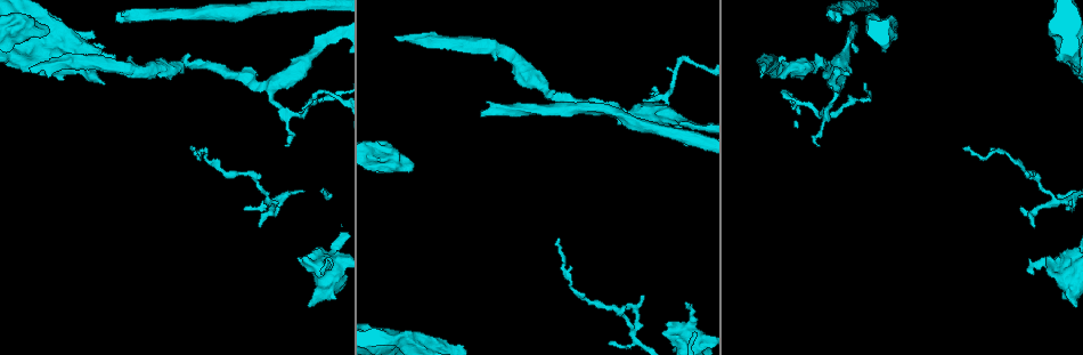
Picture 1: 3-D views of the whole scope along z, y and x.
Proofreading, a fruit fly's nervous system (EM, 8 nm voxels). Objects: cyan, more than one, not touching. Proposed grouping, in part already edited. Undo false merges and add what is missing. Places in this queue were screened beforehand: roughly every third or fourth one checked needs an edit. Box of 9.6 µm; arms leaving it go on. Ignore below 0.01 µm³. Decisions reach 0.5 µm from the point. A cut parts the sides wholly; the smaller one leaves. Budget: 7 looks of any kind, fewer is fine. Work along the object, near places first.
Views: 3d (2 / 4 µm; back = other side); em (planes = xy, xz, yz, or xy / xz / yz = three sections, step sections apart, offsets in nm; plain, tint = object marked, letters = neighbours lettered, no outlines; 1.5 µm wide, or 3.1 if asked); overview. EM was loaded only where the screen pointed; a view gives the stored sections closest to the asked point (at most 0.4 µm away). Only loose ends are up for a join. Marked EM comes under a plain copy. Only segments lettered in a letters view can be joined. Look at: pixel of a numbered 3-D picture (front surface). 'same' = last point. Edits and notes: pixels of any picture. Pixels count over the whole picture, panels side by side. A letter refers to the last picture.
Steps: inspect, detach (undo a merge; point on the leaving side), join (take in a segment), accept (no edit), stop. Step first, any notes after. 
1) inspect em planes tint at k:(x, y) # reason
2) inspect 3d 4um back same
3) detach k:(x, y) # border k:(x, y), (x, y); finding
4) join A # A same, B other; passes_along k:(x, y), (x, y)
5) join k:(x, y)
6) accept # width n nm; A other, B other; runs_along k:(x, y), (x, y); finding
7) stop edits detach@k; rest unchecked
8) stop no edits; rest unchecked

inspect em yz step 4 letters at 1:(608, 344) # branch stops here

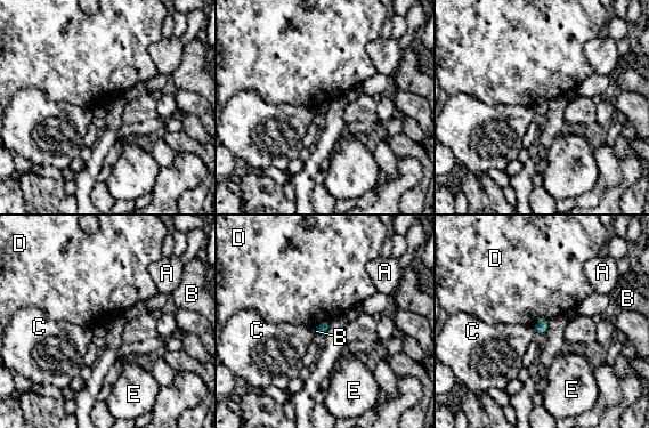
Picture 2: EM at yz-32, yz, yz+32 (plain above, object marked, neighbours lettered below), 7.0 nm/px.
inspect em xz step 4 letters same

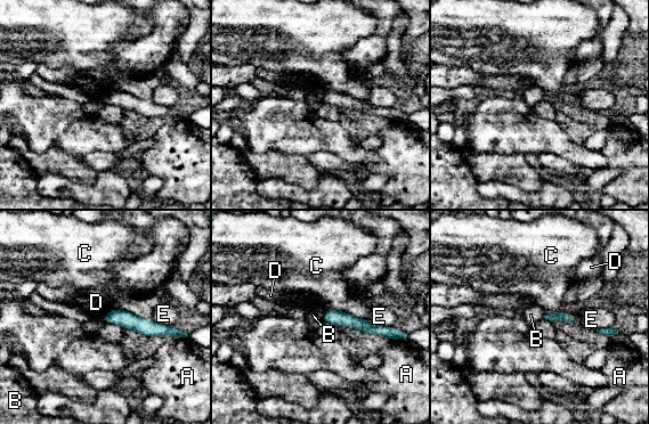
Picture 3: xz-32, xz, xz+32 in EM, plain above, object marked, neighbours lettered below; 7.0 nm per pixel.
accept # A other, B other, C other, D other, E other; runs_along 3:(107, 317), (169, 332); none of them fits

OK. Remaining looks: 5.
inspect 3d 4um at 1:(840, 20) # branch stops here

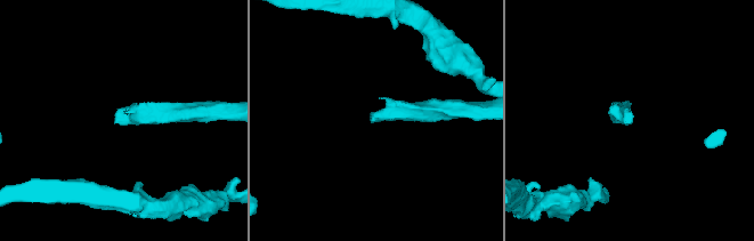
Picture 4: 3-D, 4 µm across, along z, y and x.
inspect em xz step 8 tint at 4:(625, 122) # shape alone is not enough

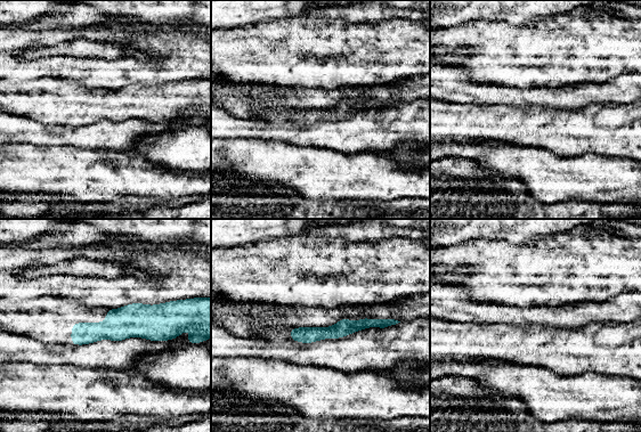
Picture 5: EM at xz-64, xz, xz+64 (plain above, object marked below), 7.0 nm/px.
inspect em xz step 8 letters same # what lies round it

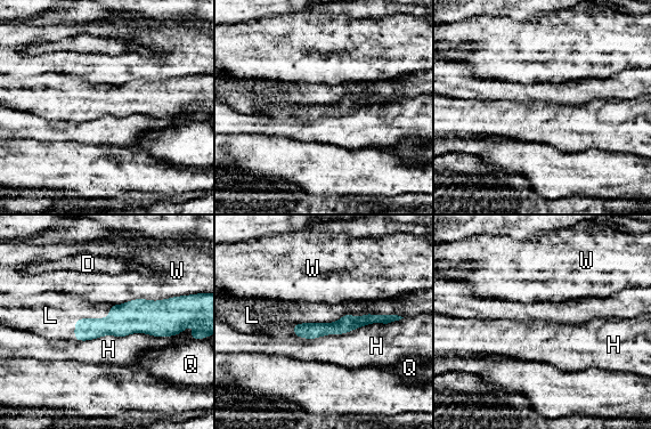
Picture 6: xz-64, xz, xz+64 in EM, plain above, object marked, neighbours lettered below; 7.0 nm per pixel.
join L # D other, H other, L same, Q other, W other; passes_along 6:(130, 317), (97, 318), (64, 308); it goes on there

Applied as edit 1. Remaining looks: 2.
inspect overview # redraw

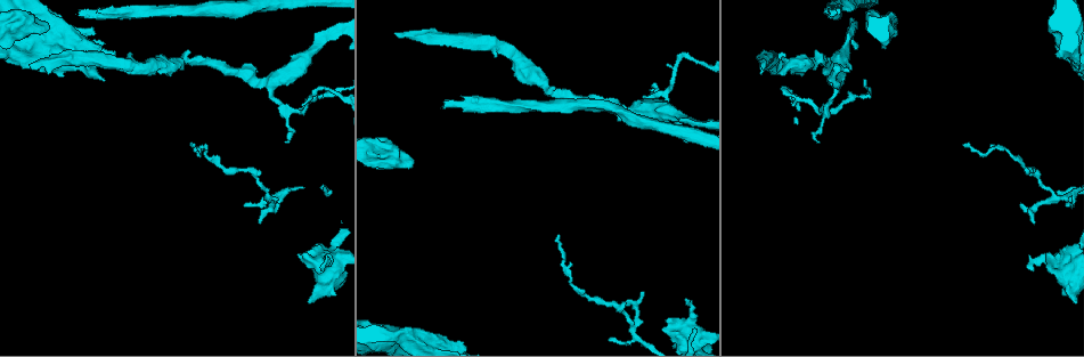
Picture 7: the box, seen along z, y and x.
inspect em planes letters at 7:(763, 66) # free end

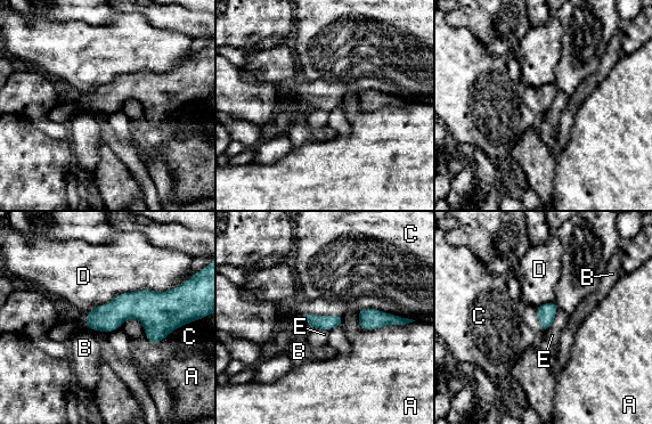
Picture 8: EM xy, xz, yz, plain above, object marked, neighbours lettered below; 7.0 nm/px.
accept # A other, B other, C other, D other, E other; border 8:(559, 308), (552, 325), (544, 332); no lettered segment goes on from it

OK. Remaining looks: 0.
stop edits join@6; rest unchecked

